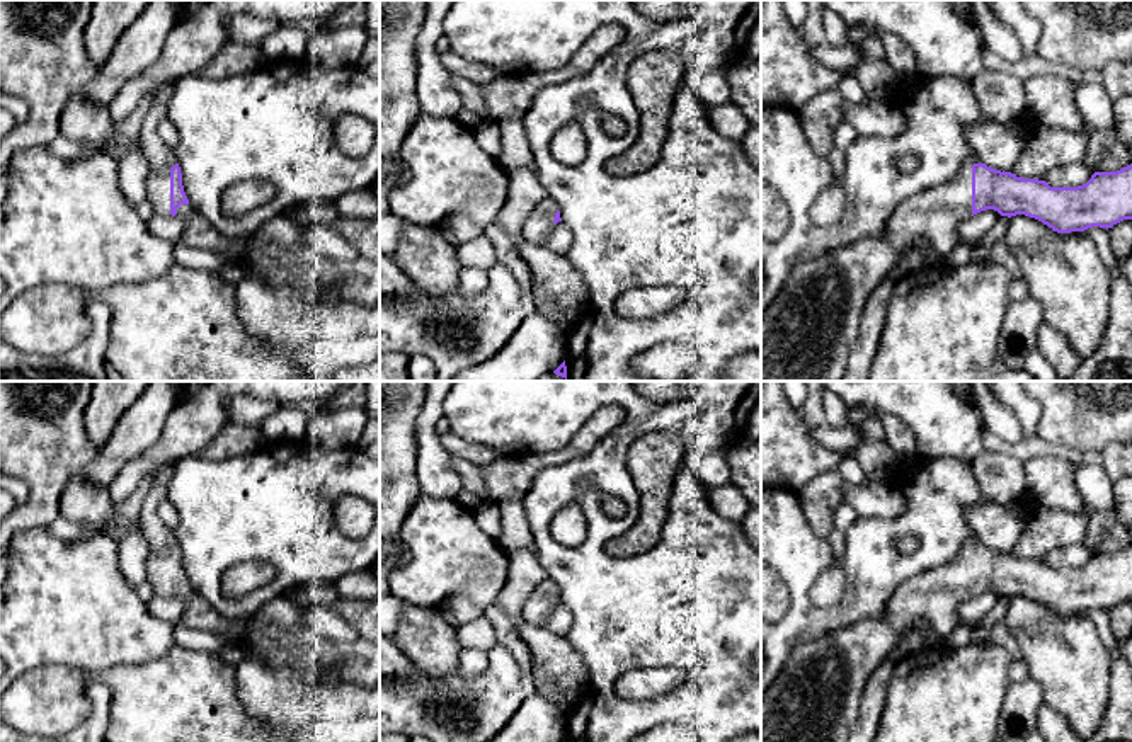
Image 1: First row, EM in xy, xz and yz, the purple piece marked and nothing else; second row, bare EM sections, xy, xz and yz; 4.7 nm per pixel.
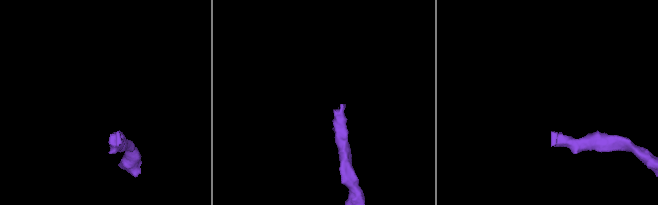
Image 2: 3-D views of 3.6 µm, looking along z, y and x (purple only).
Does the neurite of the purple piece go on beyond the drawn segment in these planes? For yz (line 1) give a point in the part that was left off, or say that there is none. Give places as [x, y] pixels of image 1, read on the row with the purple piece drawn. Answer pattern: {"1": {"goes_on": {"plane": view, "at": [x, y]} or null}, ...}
{"1": {"goes_on": {"plane": "yz", "at": [807, 331]}}}

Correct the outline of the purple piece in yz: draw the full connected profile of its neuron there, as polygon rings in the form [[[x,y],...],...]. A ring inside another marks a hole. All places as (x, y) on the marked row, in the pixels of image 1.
[[[974,153],[945,186],[902,201],[882,237],[861,238],[793,265],[761,317],[761,381],[843,381],[866,301],[899,254],[924,240],[933,255],[946,257],[963,243],[958,226],[986,209],[1009,218],[1004,242],[1021,267],[1030,296],[1043,310],[1043,322],[1069,340],[1079,359],[1093,354],[1108,323],[1110,271],[1084,231],[1132,220],[1132,163],[1117,172],[1095,172],[1078,187],[1050,187],[1045,180],[991,168]]]

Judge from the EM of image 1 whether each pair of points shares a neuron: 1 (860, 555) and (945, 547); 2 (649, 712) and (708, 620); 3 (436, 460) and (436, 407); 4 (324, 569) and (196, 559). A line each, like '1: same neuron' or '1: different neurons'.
1: same neuron
2: same neuron
3: same neuron
4: same neuron

